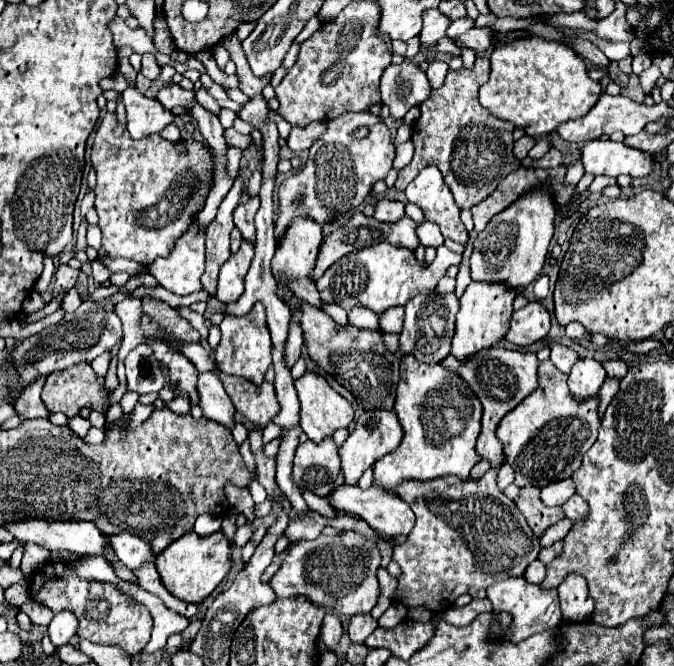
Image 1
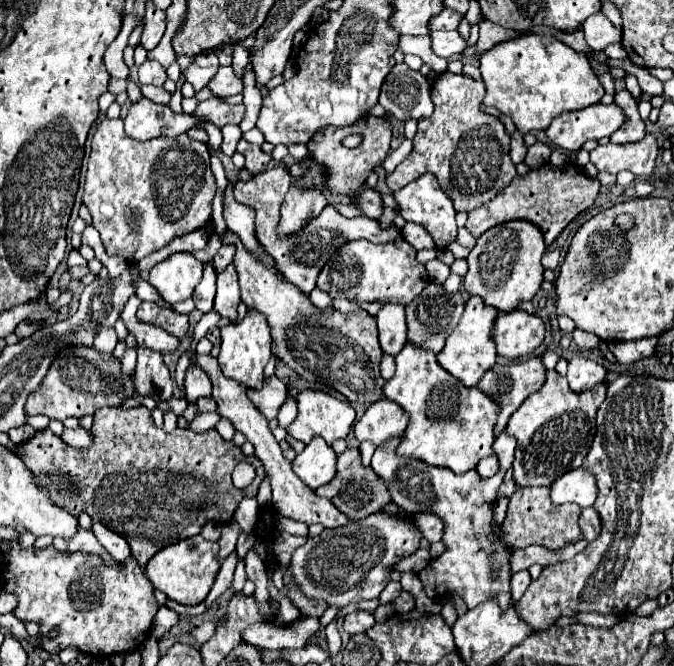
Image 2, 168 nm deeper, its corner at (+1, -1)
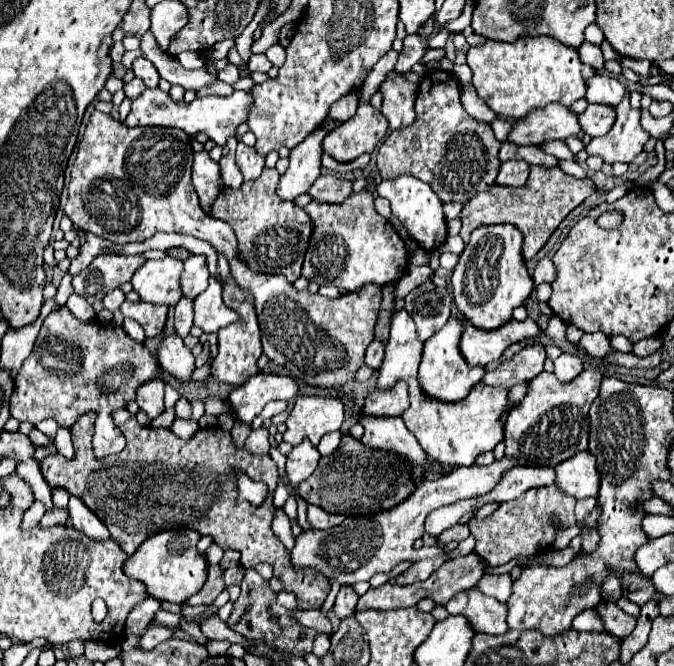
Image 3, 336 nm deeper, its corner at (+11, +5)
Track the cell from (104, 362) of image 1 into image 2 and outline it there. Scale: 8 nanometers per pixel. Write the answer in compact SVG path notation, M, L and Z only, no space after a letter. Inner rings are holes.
M110 329L110 331L98 331L98 335L94 339L94 349L96 351L110 355L116 345L118 345L118 337L116 337L114 329Z

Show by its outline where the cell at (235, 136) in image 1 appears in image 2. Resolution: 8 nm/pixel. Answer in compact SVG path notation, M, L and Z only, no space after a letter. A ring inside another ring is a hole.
M240 139L238 141L238 149L236 149L238 153L242 153L244 157L246 157L246 169L250 171L250 173L262 173L264 169L266 169L266 165L270 163L270 155L266 155L258 145L250 145L248 141L244 141L244 139Z

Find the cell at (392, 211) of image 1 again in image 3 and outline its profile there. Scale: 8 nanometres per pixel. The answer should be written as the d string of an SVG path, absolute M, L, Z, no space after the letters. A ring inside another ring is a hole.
M320 175L308 189L308 195L312 199L324 203L340 203L350 193L352 193L352 183L348 179L340 179L334 175Z

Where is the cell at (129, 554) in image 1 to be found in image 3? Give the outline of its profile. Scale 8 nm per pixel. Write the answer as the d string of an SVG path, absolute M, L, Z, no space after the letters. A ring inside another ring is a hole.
M70 495L68 511L70 511L70 523L78 531L88 535L90 539L110 539L110 533L108 533L106 525L100 523L100 519L84 505L84 501L80 497Z

